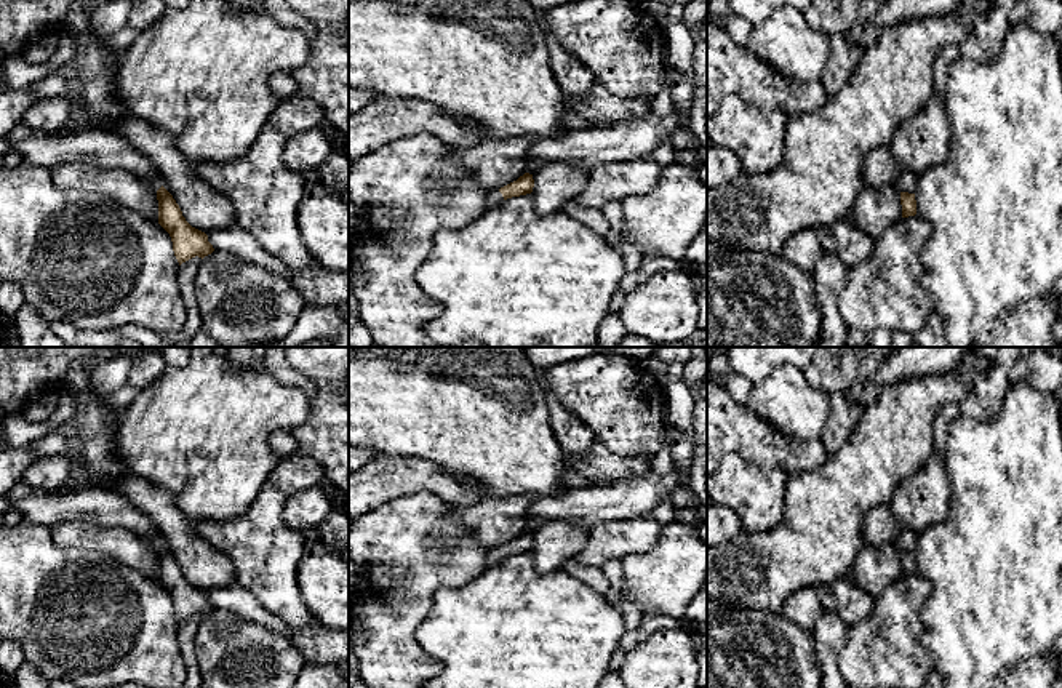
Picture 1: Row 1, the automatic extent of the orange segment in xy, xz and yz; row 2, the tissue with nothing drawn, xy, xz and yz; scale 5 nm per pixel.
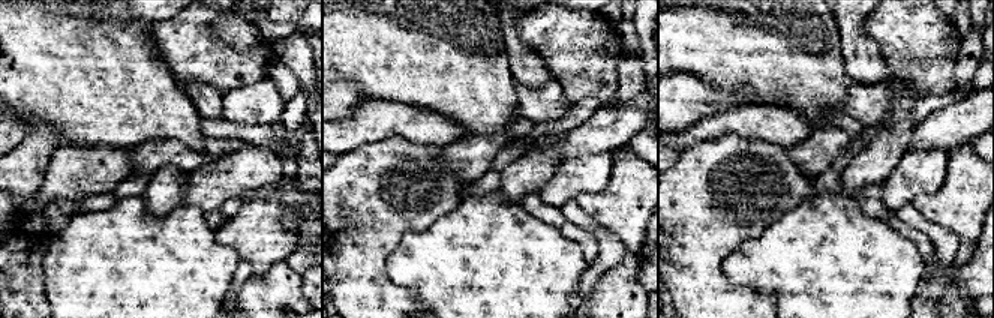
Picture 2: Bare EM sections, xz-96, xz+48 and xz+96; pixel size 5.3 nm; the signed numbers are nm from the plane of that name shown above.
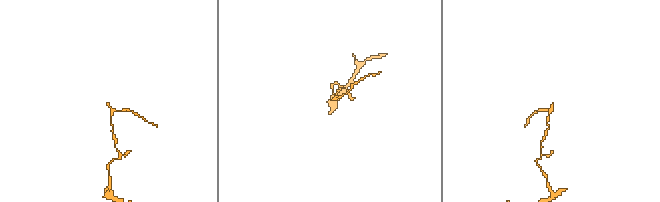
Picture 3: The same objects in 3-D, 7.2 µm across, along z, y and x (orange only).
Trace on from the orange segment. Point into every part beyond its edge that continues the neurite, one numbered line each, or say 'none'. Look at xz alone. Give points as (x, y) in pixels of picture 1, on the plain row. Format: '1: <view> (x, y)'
1: xz (495, 556)

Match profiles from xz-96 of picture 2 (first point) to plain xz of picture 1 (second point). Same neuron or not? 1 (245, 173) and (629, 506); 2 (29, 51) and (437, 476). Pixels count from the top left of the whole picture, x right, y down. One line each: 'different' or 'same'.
1: different
2: different

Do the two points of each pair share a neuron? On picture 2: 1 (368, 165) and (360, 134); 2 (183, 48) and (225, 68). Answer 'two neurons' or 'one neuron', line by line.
1: two neurons
2: one neuron

